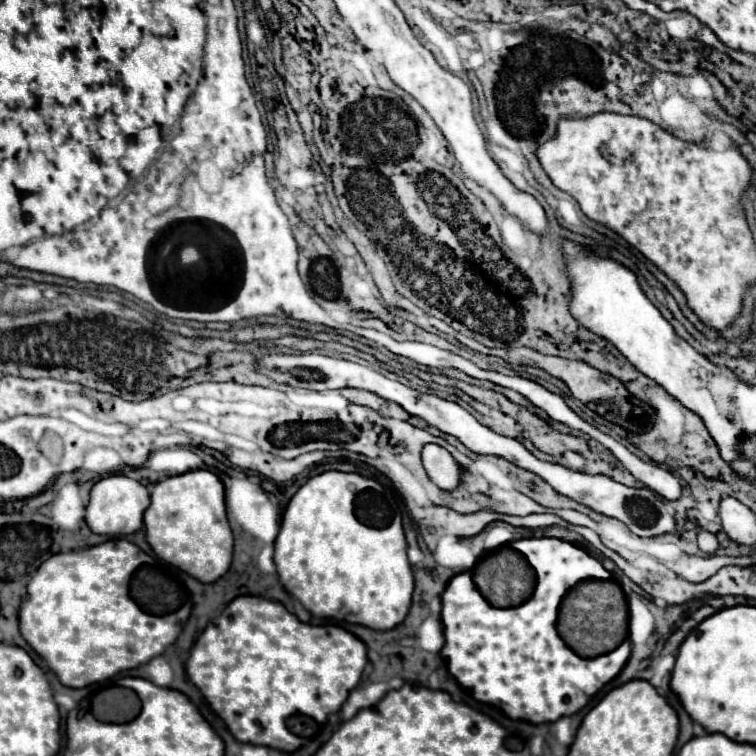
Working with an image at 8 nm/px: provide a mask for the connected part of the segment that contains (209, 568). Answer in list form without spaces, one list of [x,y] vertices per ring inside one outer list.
[[[209,470],[169,476],[153,486],[151,506],[145,510],[145,534],[153,552],[201,582],[215,582],[231,564],[233,534],[225,514],[221,480]]]

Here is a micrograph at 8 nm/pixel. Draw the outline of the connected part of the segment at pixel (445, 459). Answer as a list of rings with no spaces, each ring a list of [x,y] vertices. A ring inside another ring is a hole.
[[[425,444],[421,450],[421,462],[427,476],[443,490],[453,490],[459,486],[459,464],[455,458],[437,444]]]

